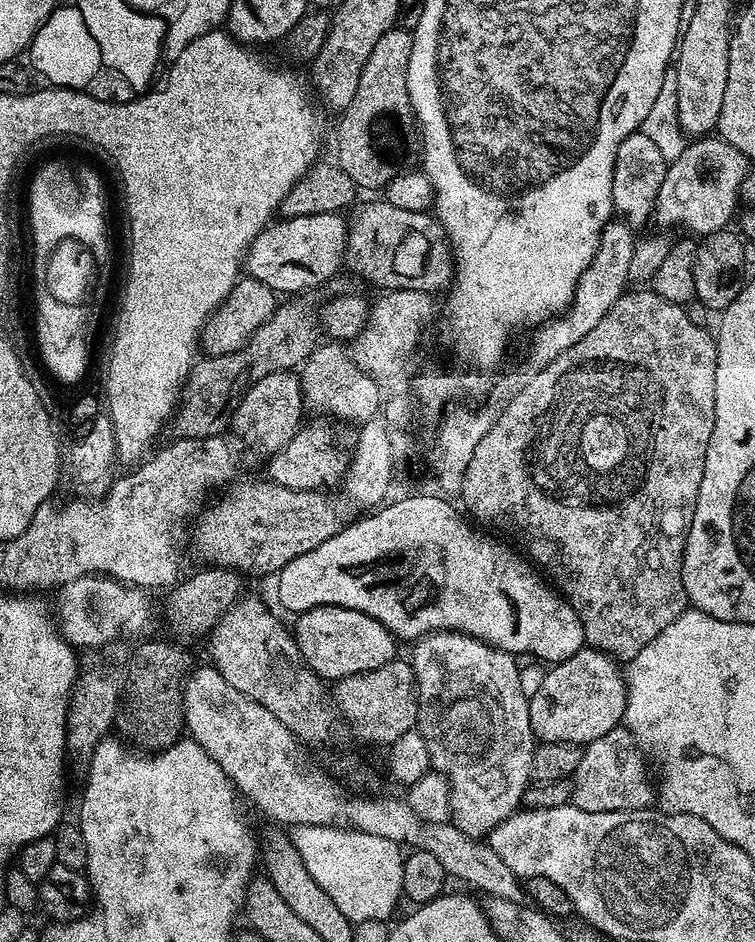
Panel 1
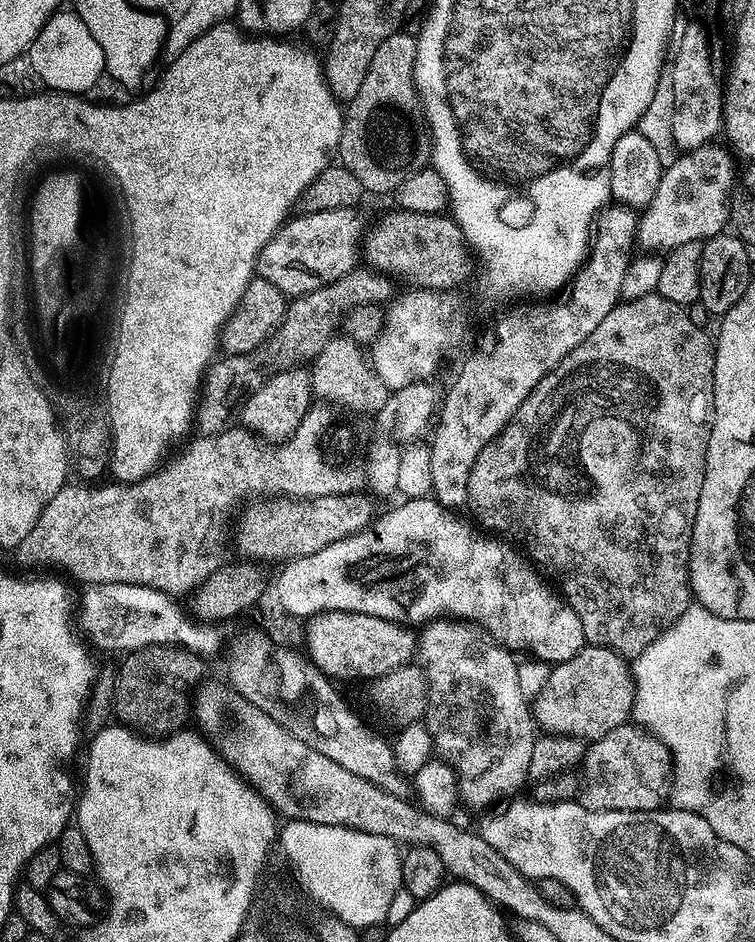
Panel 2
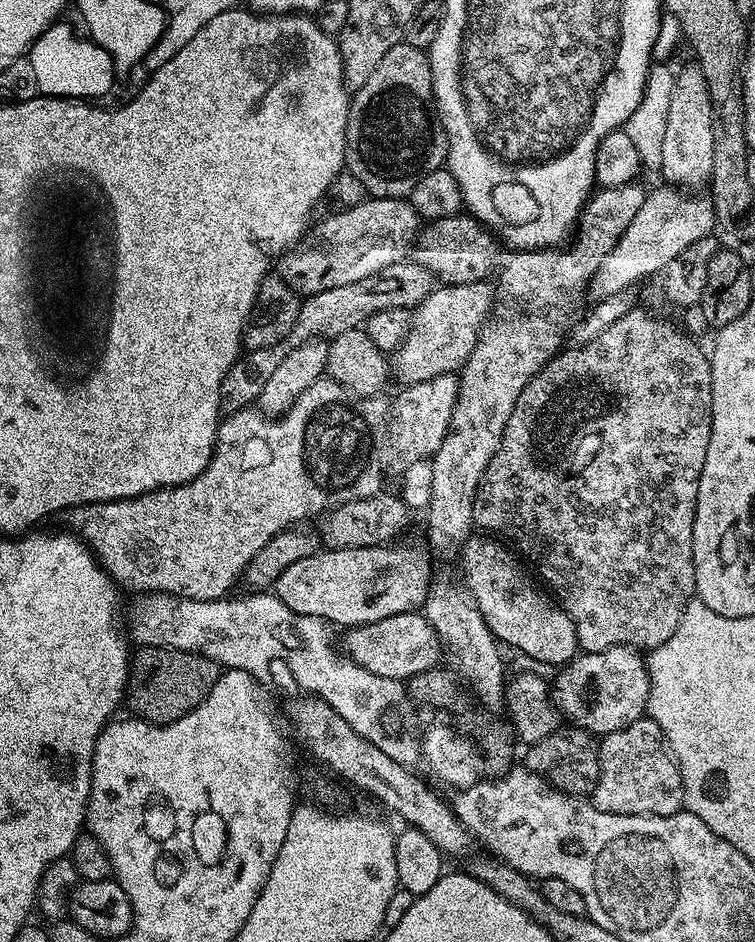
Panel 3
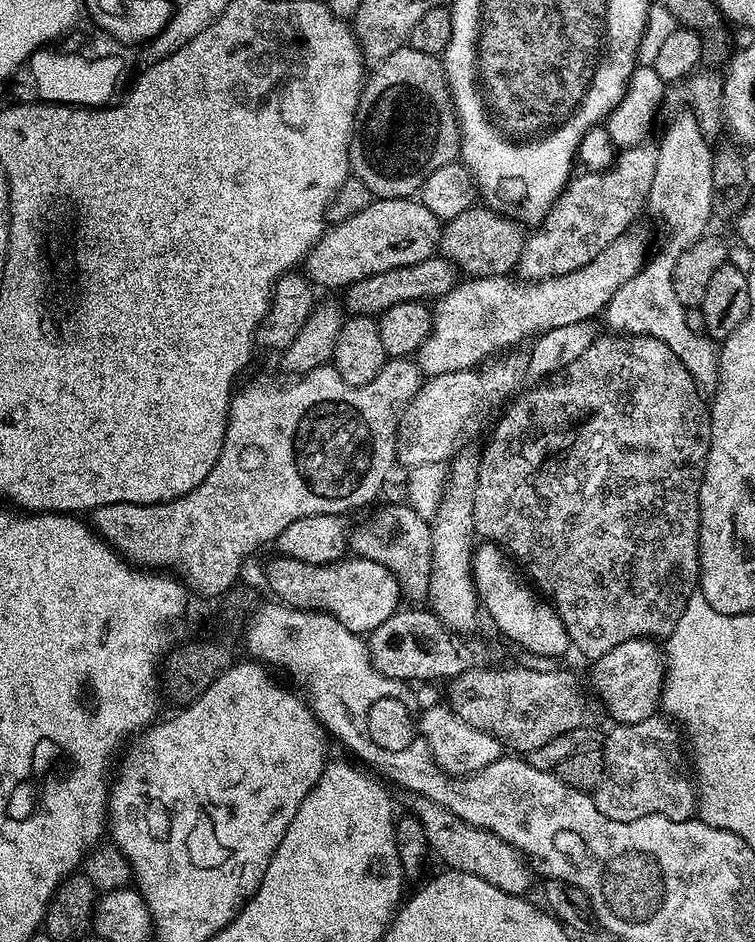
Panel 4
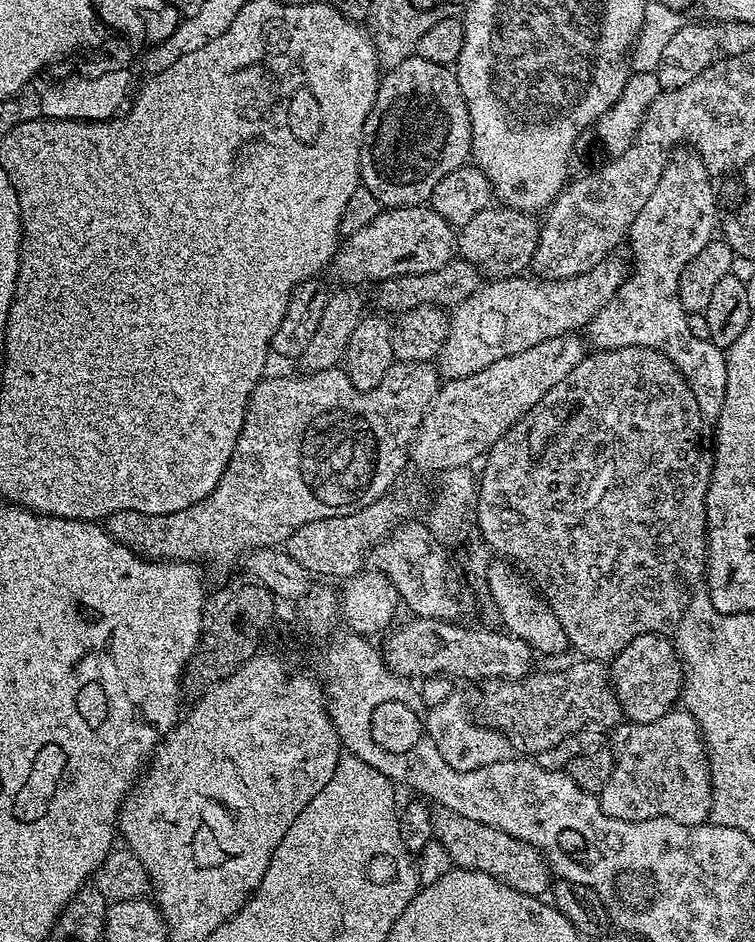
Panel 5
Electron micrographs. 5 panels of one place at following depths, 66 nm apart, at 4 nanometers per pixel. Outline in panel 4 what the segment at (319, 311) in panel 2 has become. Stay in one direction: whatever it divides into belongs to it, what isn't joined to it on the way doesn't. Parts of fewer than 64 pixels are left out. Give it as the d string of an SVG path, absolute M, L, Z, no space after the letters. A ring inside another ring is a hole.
M443 258L423 260L414 266L402 266L394 270L386 270L382 274L374 274L370 278L362 278L349 284L343 293L343 307L353 316L380 317L390 306L398 306L402 302L431 301L433 298L445 296L458 283L458 272L453 265Z

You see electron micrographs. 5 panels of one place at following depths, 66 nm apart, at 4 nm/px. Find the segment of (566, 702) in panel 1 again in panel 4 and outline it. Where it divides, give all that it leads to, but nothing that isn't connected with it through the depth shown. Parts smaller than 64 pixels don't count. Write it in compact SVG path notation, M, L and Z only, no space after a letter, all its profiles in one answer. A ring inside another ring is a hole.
M651 639L622 642L594 661L596 696L608 707L608 716L616 724L633 724L657 715L661 707L660 694L664 686L666 667L662 652Z

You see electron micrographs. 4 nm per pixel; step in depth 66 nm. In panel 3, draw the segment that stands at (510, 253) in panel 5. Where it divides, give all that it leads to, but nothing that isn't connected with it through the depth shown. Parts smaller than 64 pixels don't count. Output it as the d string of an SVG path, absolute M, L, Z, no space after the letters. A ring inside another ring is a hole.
M457 214L450 218L431 221L421 231L414 259L416 263L426 266L426 270L430 270L441 285L469 284L479 280L487 281L488 275L491 277L497 271L502 260L499 247L501 248L501 245L497 237L489 232L475 216Z

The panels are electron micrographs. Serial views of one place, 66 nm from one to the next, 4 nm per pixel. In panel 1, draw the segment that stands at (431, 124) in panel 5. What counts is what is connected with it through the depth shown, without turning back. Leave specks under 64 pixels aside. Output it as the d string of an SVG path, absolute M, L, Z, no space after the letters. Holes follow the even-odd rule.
M399 26L391 28L378 38L362 78L358 78L358 90L348 108L343 109L340 129L336 132L335 163L356 184L357 189L383 190L395 176L409 171L412 164L421 159L422 137L416 123L416 111L412 109L408 93L408 67L412 49L412 32Z

